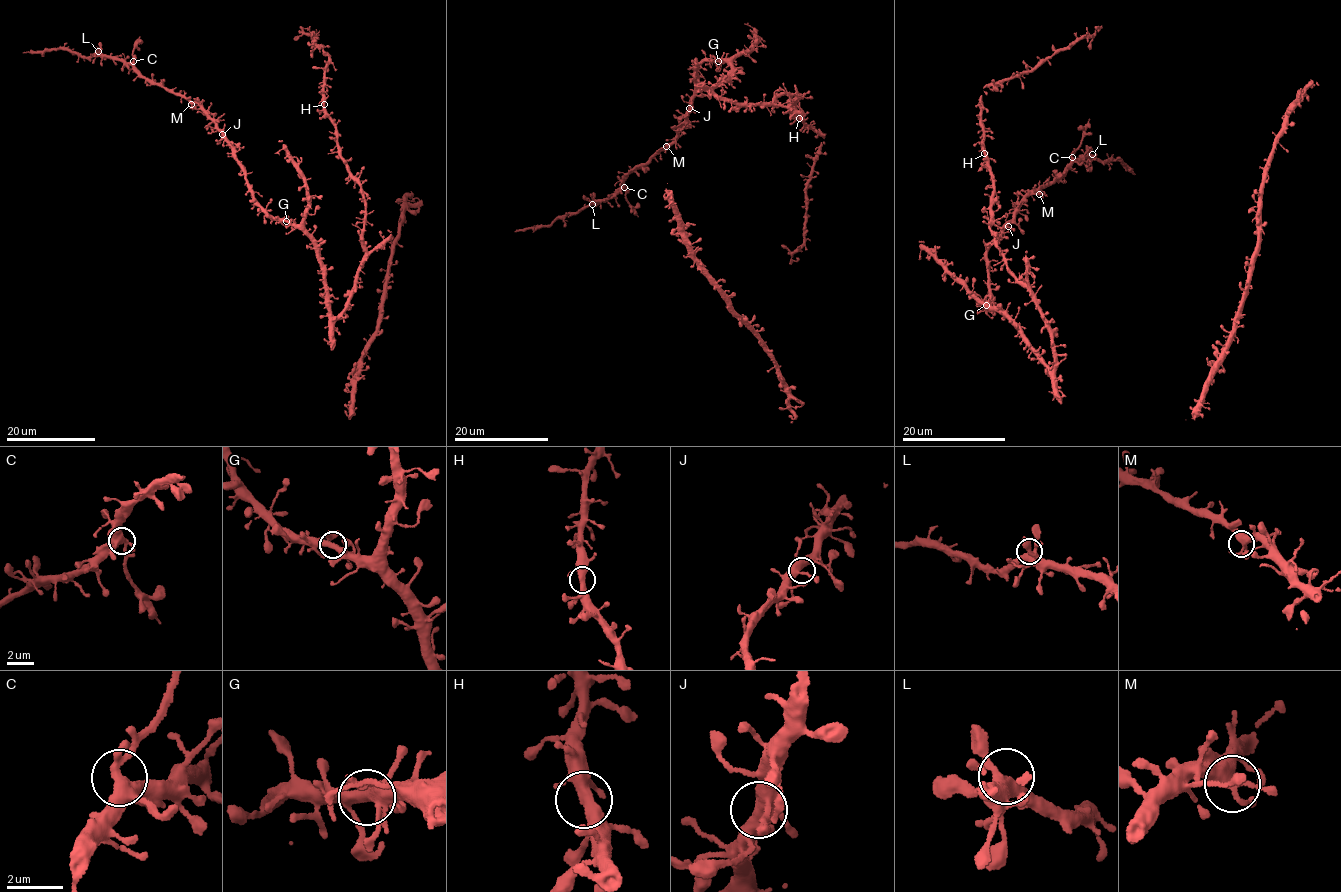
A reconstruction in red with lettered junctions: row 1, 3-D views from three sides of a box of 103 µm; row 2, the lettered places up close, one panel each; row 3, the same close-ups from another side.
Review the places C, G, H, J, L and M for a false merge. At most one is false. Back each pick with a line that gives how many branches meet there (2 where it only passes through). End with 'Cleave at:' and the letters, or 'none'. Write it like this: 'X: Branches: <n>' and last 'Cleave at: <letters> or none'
C: Branches: 4
Cleave at: C

